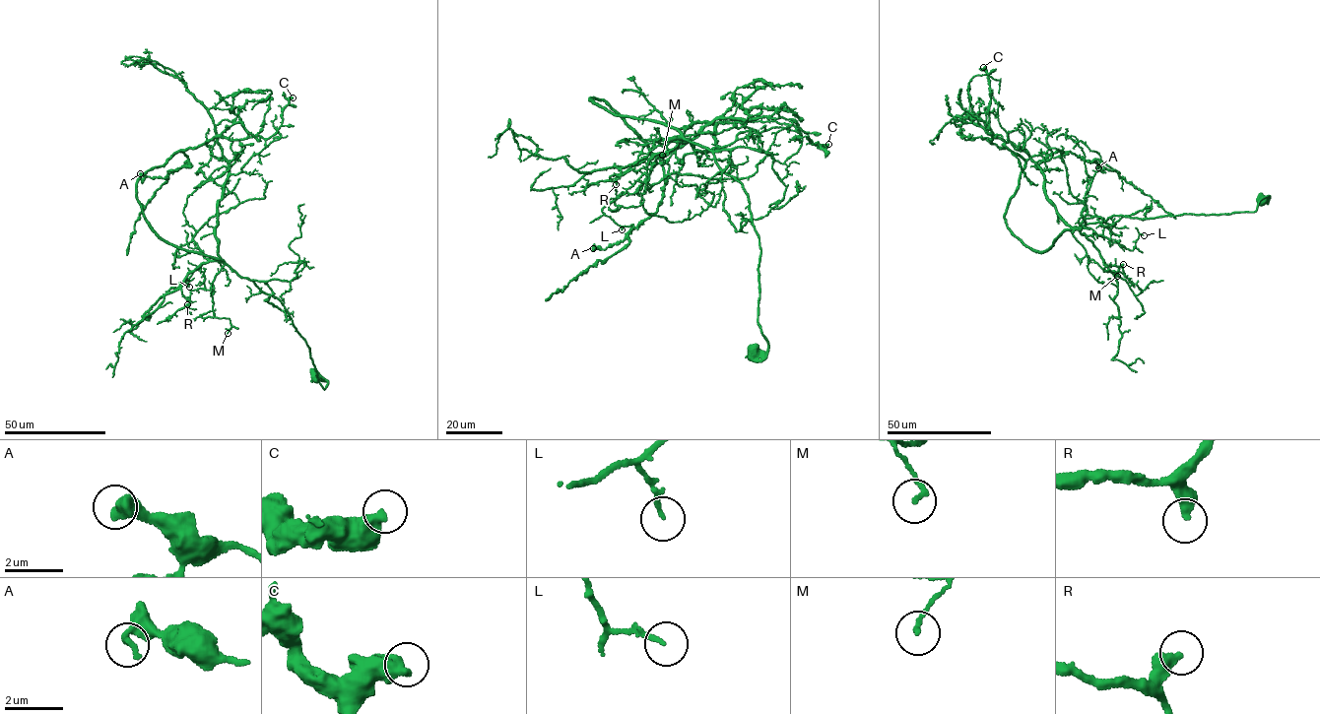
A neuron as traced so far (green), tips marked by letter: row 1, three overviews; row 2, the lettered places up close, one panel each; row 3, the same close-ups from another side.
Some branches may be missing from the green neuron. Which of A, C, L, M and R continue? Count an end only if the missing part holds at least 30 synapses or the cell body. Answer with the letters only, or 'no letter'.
no letter

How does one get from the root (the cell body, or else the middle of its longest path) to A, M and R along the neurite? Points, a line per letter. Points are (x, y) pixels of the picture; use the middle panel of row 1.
A: (755, 350), (768, 346), (743, 184), (675, 129), (595, 97), (645, 143), (666, 184), (656, 212), (593, 248)
M: (755, 350), (768, 346), (749, 195), (704, 148), (654, 142), (650, 151), (670, 149), (662, 155)
R: (755, 350), (768, 346), (758, 323), (759, 237), (743, 184), (682, 139), (638, 163), (614, 163), (616, 184)

